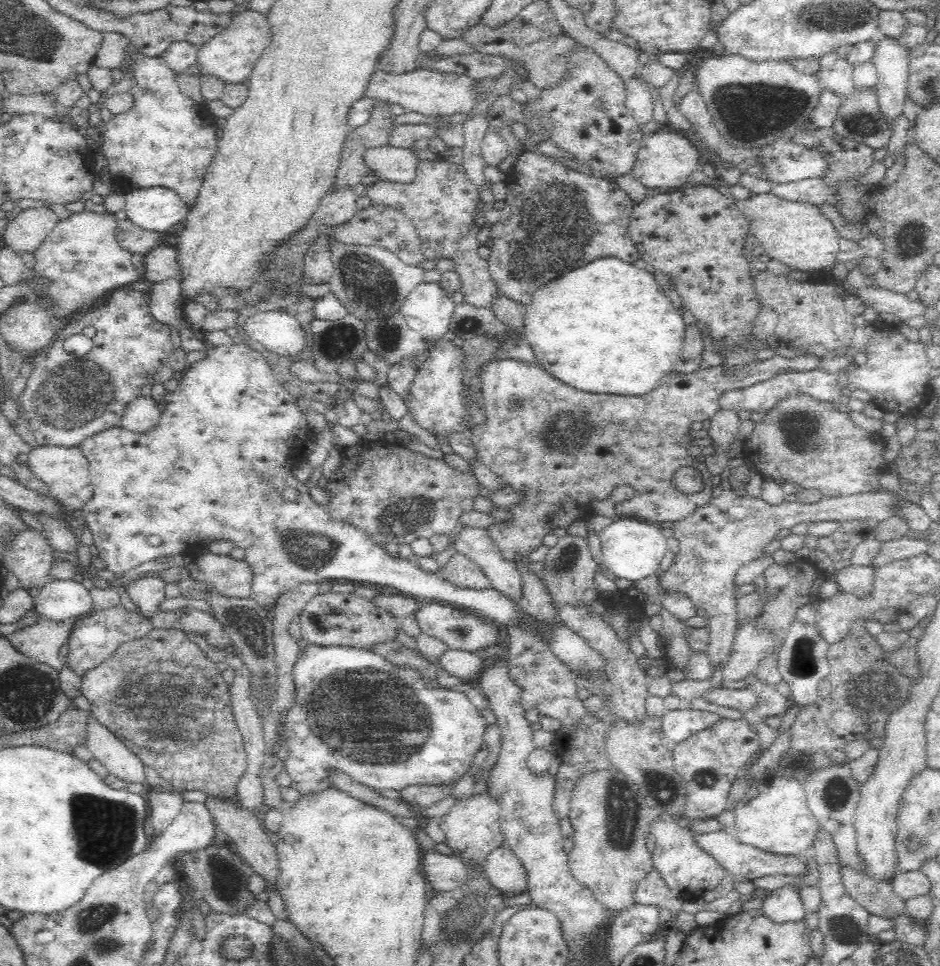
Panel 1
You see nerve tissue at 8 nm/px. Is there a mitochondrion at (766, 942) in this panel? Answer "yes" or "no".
no

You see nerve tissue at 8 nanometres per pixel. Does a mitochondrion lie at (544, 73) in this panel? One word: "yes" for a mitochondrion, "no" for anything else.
no

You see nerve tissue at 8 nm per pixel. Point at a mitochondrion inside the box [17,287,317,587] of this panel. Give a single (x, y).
(67, 395)

